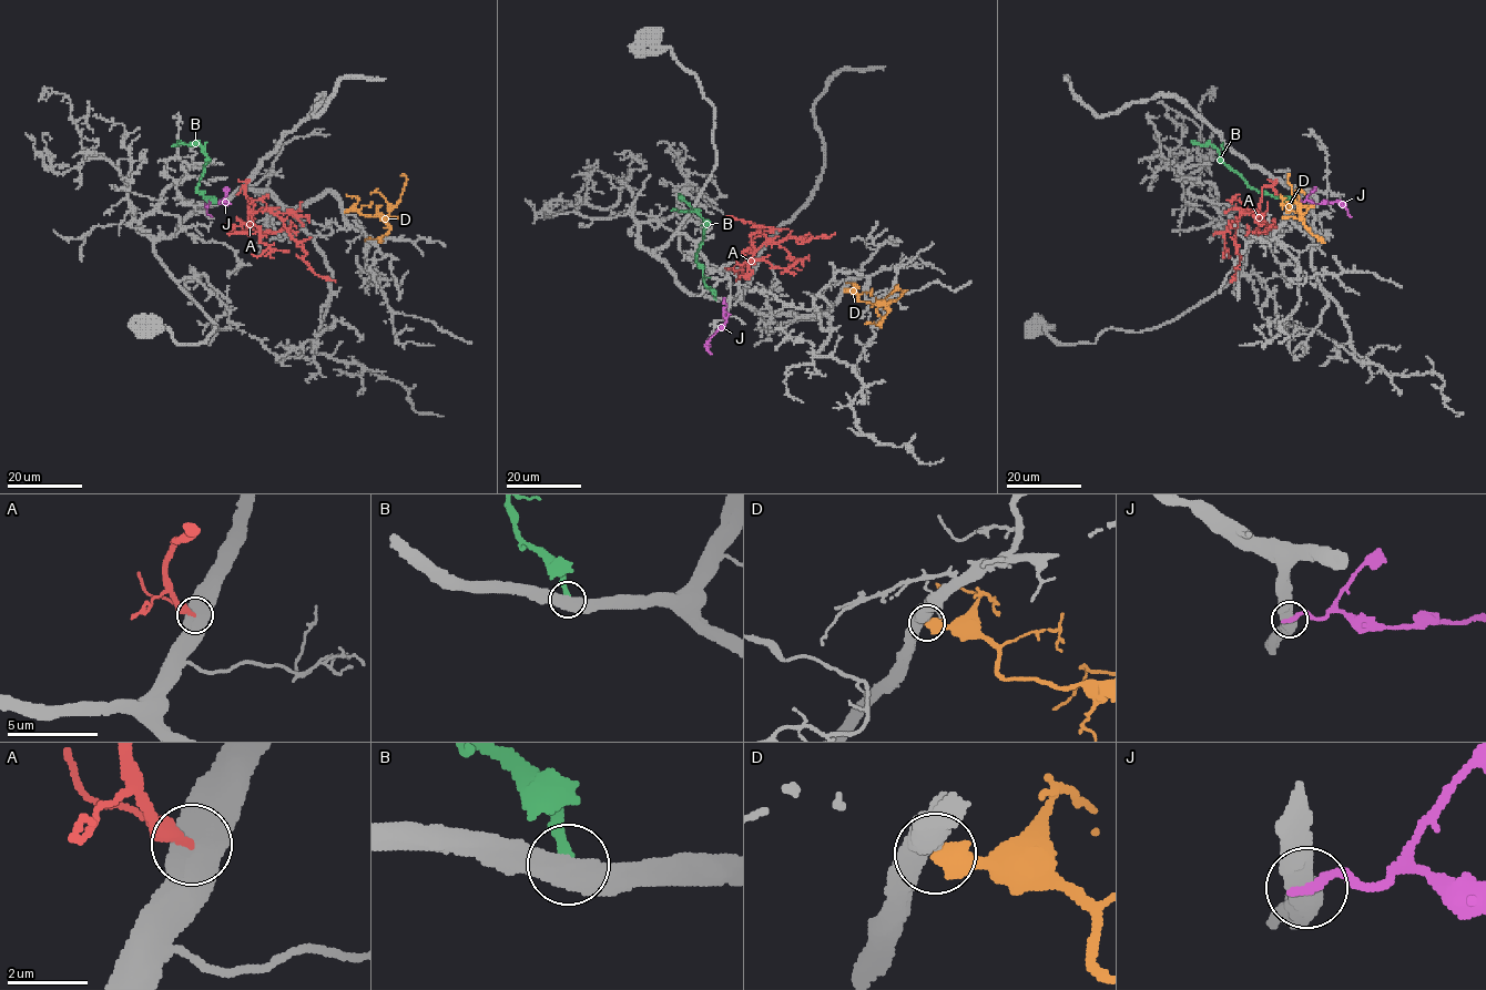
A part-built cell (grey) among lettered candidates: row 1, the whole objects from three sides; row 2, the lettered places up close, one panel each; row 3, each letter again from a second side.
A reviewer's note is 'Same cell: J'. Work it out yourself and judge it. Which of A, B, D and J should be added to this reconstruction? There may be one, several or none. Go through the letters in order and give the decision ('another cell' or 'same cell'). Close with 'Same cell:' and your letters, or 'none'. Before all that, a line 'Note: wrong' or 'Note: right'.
Note: wrong
A: same cell
B: another cell
D: another cell
J: another cell
Same cell: A

